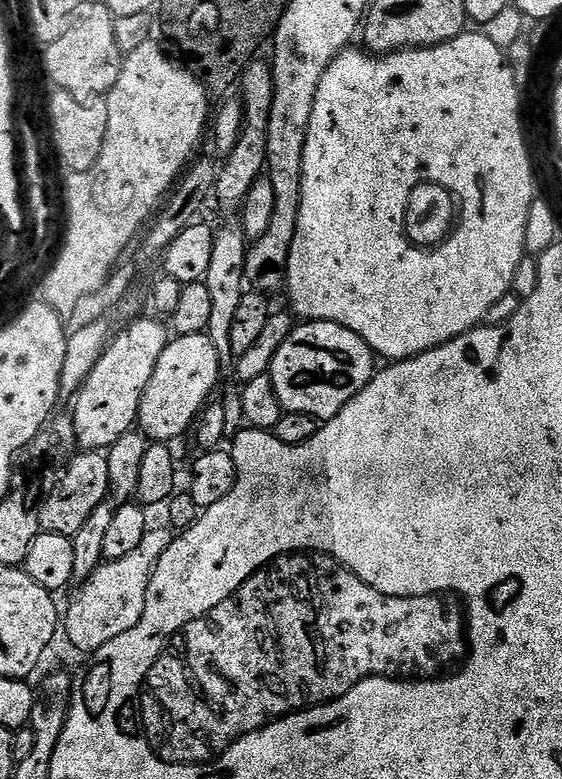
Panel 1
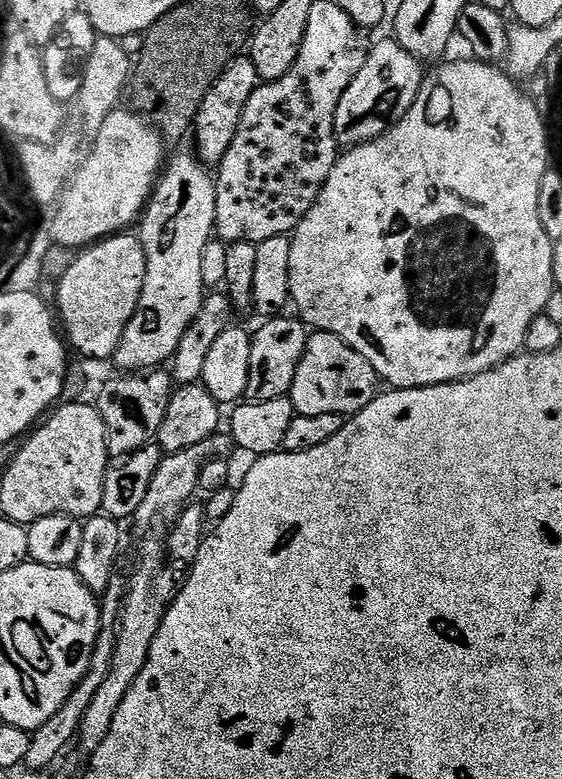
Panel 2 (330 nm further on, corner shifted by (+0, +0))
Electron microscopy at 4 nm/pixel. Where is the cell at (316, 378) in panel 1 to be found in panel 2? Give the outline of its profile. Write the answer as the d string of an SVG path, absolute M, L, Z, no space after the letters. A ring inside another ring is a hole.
M313 331L298 364L290 399L298 416L338 414L347 418L370 406L372 399L378 395L376 384L378 377L374 366L370 366L370 362L366 362L358 350L334 334Z

